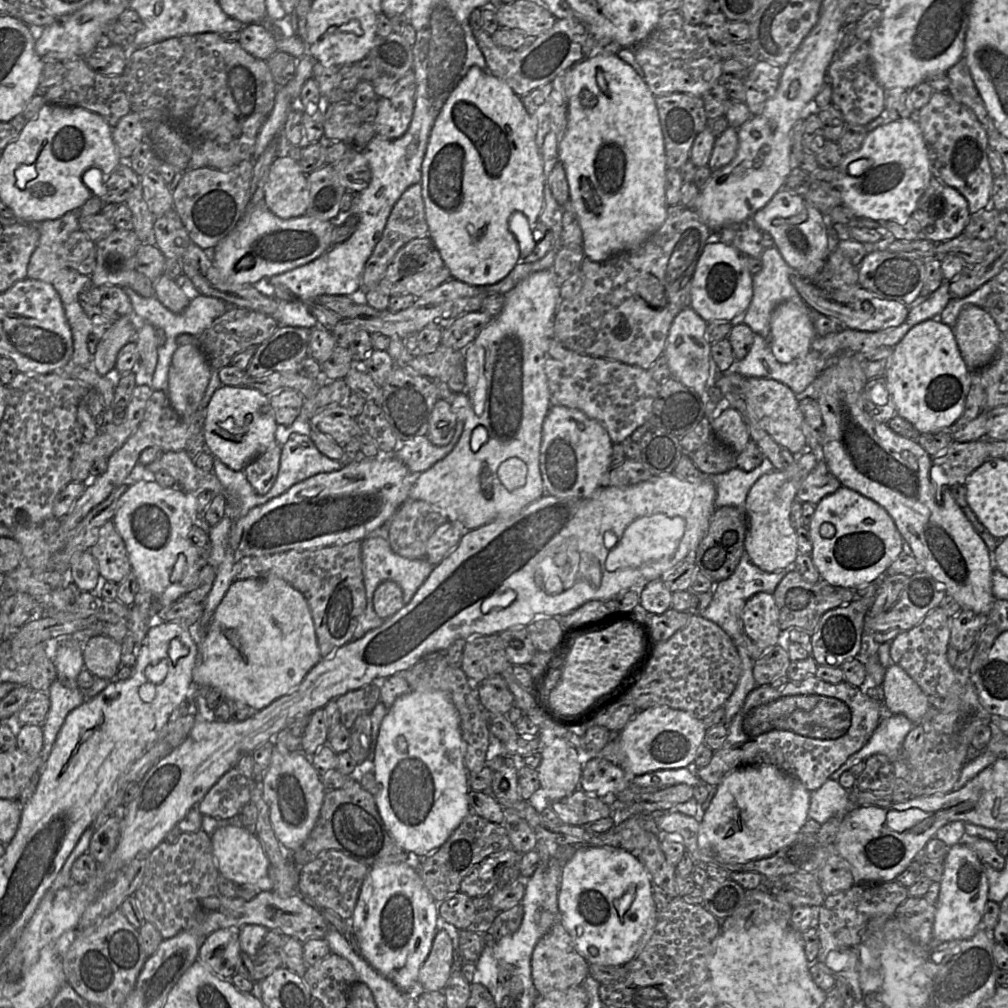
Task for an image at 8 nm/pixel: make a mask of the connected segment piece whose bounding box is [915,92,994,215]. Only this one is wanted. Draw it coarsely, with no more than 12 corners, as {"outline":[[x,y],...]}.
{"outline":[[933,92],[915,114],[933,177],[971,215],[989,208],[988,137],[974,112]]}

